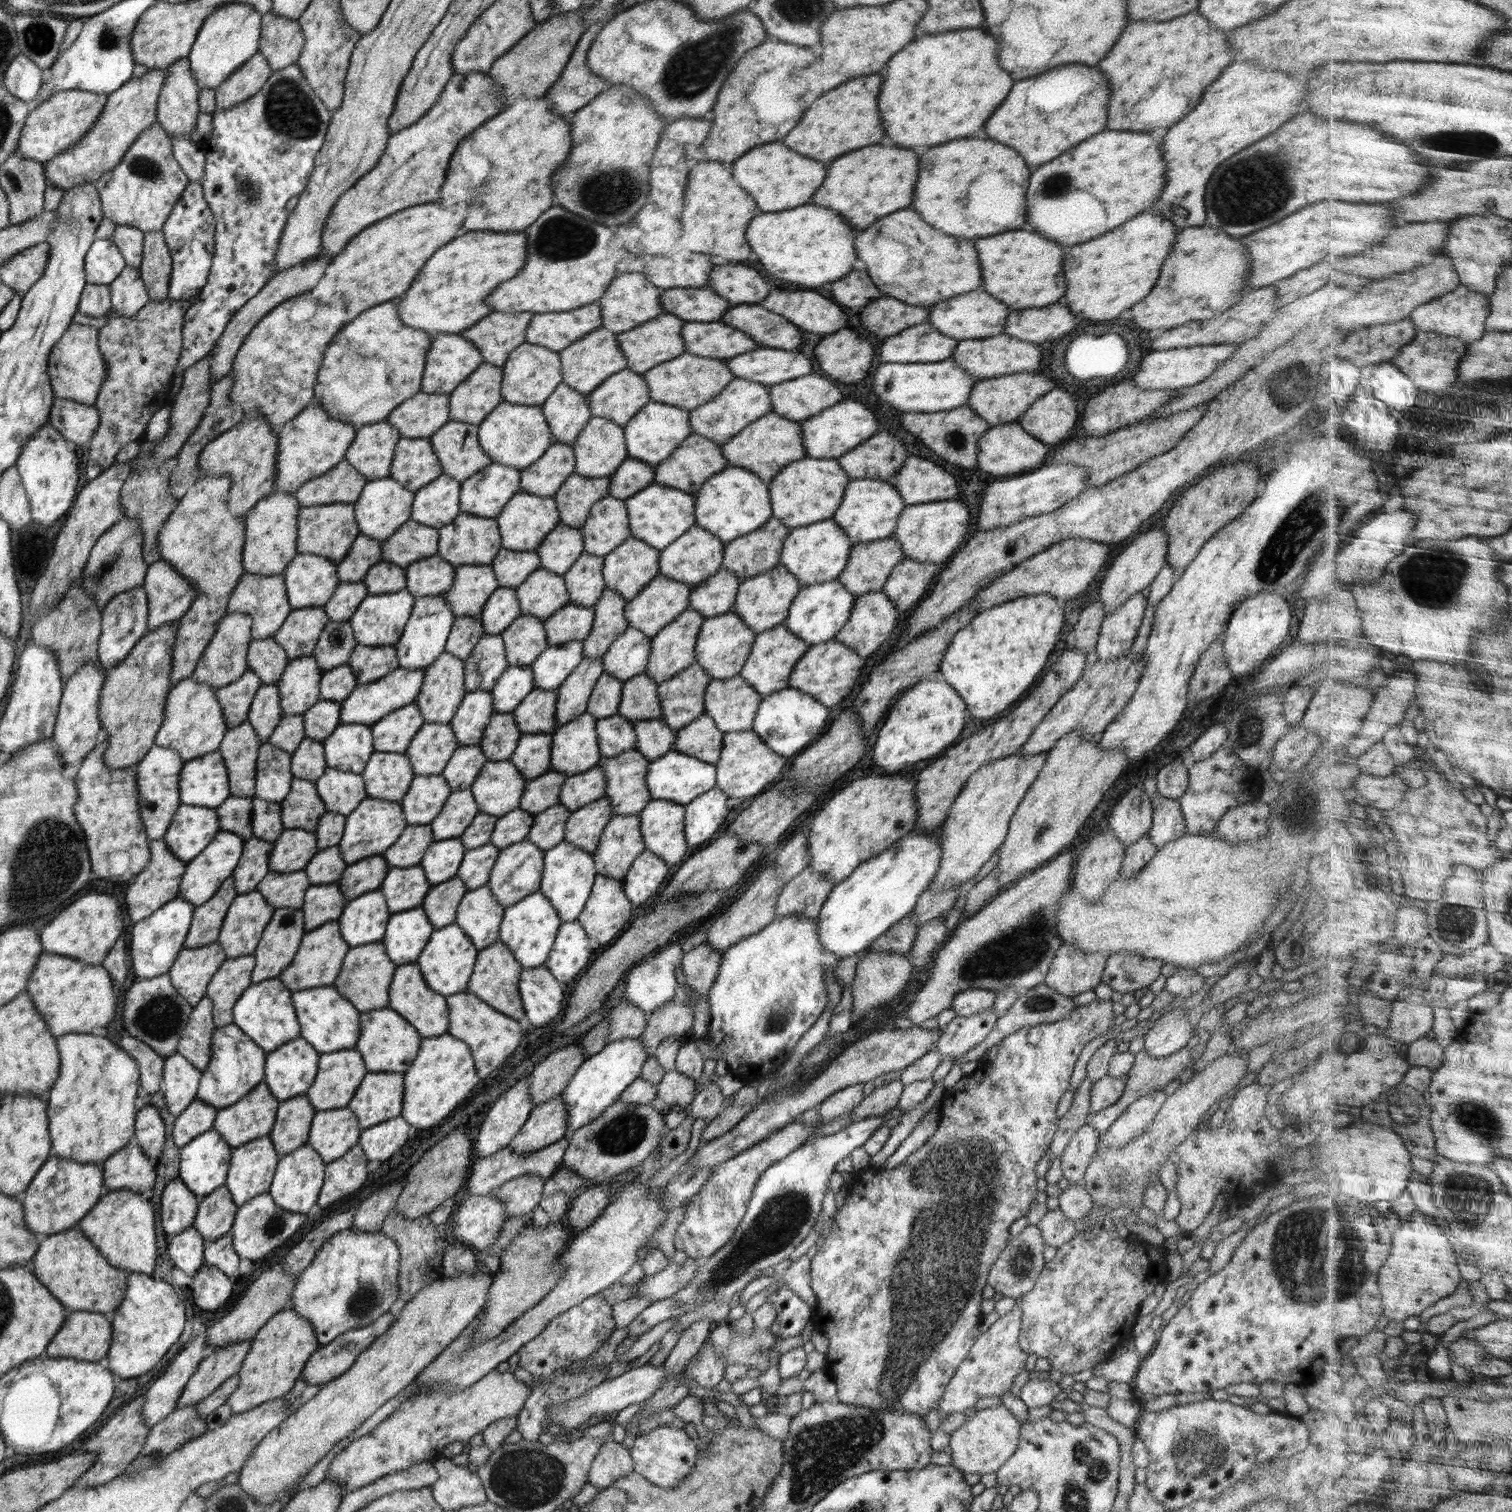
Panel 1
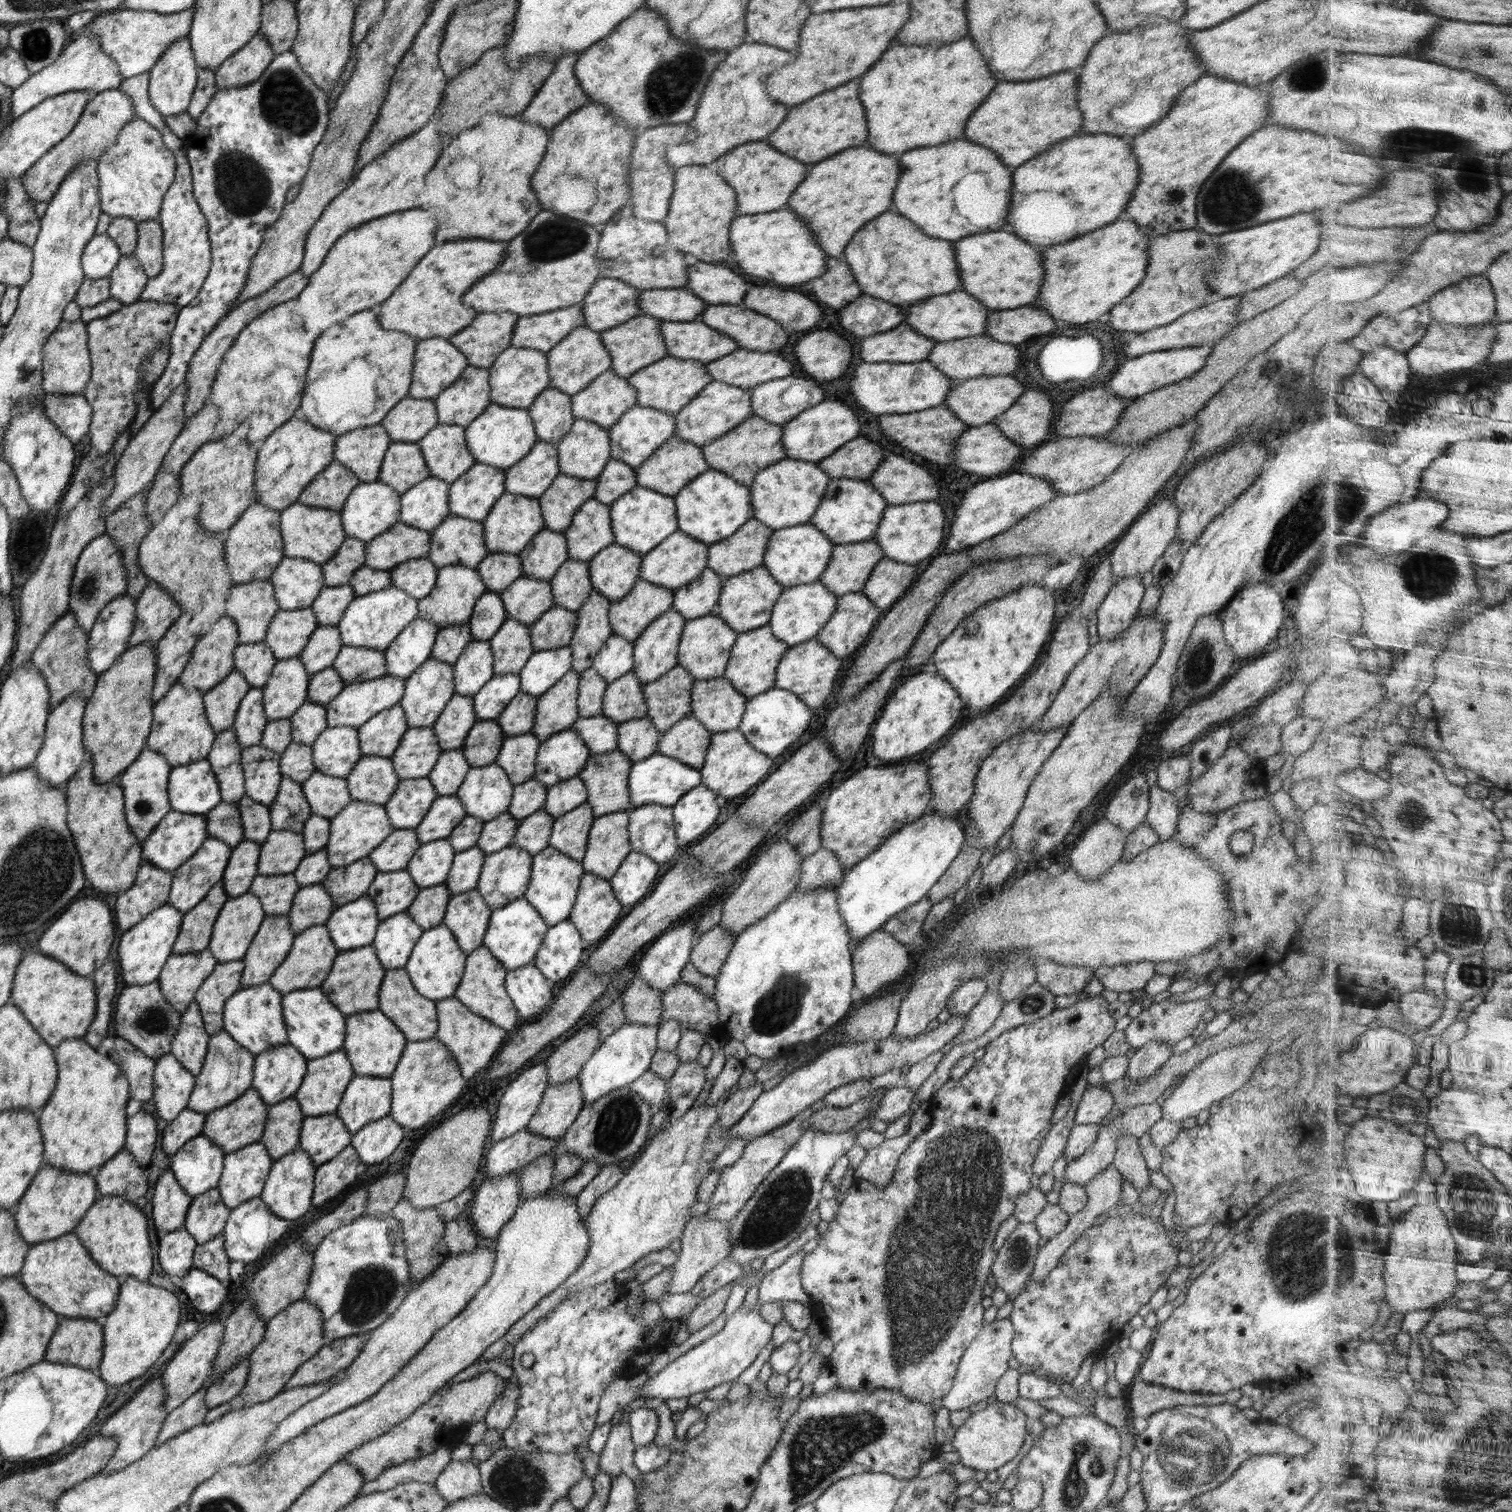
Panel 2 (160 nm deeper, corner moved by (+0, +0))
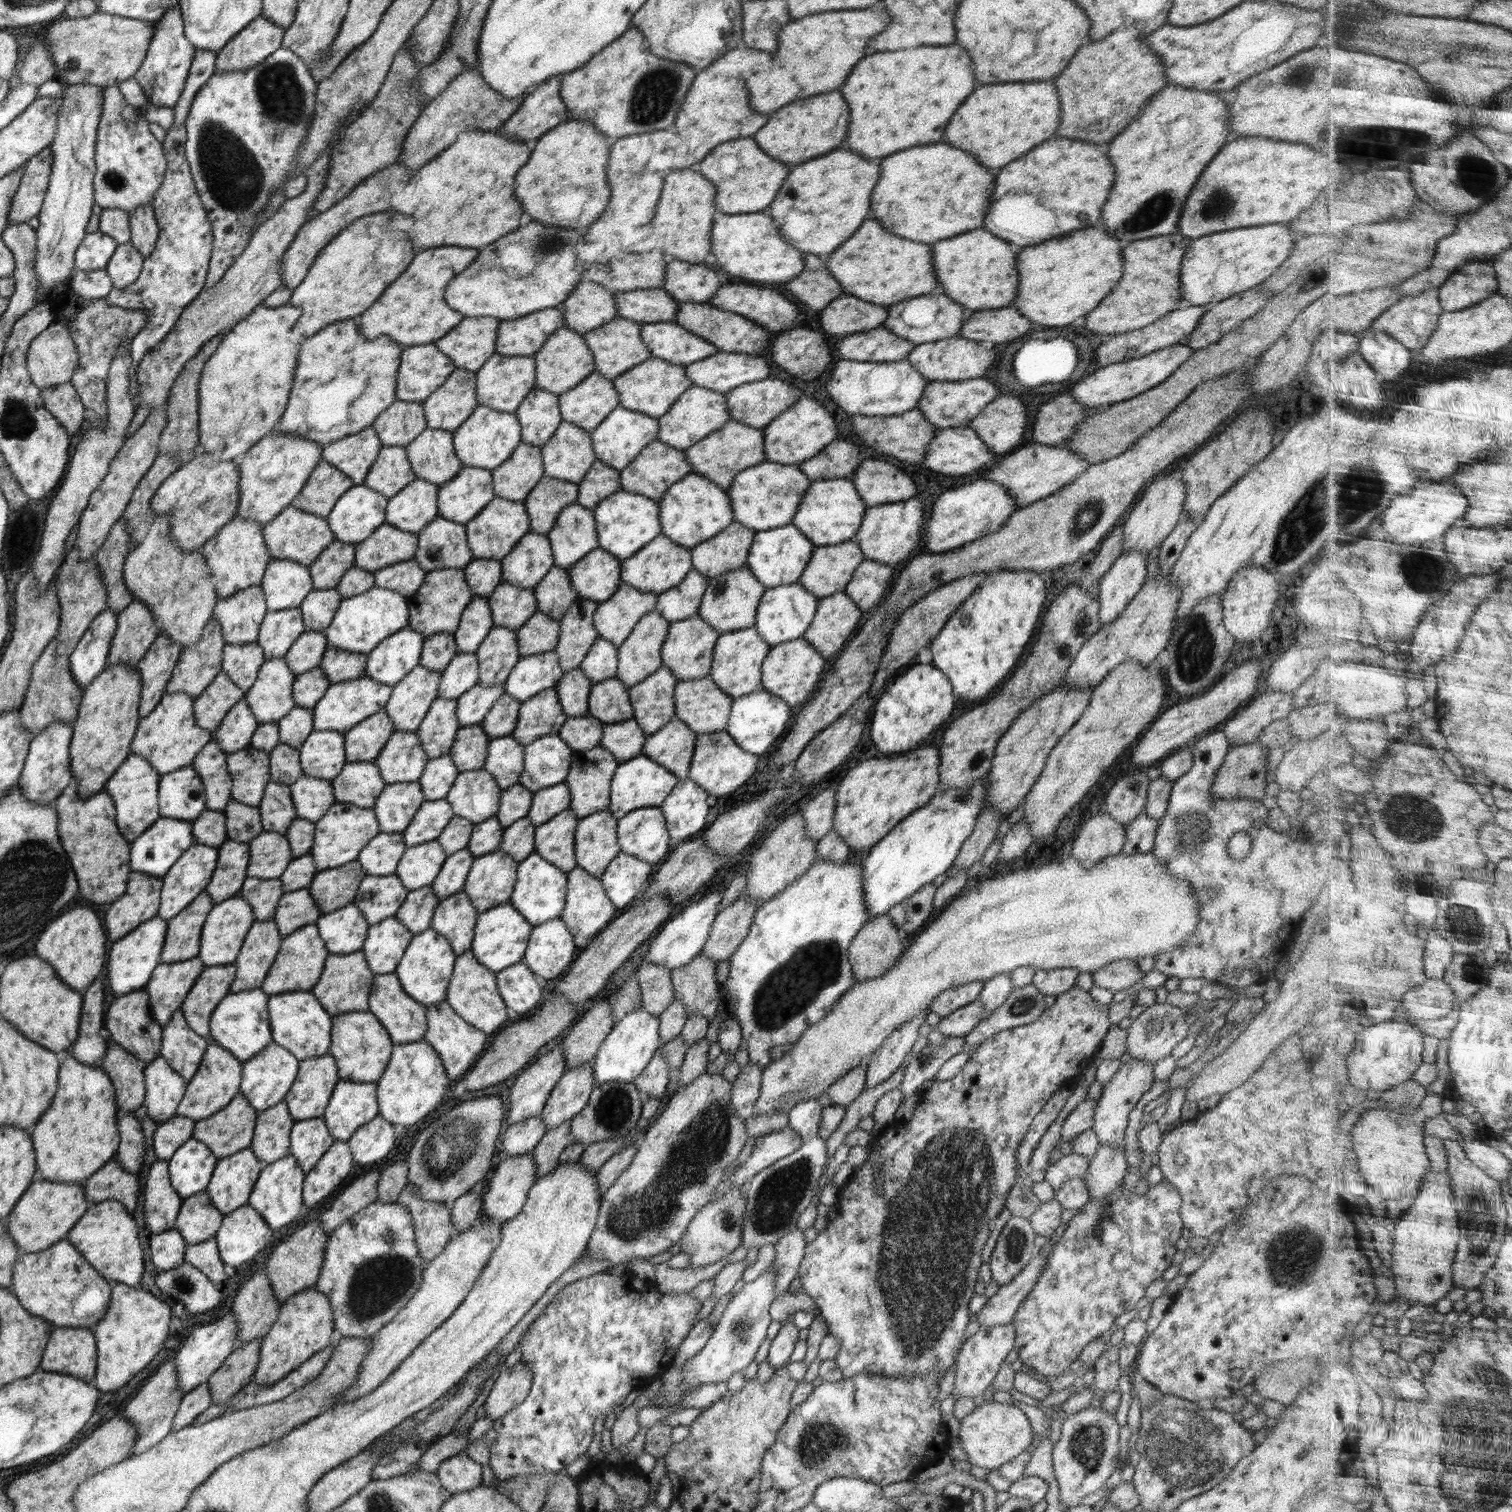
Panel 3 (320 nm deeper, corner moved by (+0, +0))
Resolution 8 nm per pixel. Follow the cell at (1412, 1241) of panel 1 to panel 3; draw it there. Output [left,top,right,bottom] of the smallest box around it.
[1393,1171,1463,1305]

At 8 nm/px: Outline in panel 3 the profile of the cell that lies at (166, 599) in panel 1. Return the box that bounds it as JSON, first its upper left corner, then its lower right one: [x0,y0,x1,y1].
[107,598,160,666]

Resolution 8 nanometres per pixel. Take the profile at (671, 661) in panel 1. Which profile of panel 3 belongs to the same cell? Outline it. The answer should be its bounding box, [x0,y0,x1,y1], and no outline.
[615,610,670,687]

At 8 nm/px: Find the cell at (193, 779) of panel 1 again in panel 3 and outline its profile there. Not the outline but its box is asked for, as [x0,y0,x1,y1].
[157,765,207,822]

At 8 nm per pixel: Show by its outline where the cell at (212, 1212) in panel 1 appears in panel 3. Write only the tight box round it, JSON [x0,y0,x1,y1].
[174,1190,223,1245]

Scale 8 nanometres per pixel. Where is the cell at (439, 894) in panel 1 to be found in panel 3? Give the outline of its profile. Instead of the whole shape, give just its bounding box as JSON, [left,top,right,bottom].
[396,885,440,934]

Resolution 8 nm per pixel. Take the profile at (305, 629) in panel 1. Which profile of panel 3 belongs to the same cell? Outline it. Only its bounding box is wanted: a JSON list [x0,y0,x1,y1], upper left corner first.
[257,607,304,660]

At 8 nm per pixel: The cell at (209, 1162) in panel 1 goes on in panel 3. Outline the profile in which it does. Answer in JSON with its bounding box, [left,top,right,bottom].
[167,1137,219,1199]

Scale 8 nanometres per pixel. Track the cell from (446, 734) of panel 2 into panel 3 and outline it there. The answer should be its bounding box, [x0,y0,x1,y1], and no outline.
[415,698,460,759]

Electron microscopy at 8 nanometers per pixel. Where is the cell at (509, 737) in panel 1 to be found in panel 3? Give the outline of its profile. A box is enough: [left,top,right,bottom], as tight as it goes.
[449,725,490,772]

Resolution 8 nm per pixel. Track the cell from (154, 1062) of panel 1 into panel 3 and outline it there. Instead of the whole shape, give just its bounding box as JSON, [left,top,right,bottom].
[99,1042,147,1113]

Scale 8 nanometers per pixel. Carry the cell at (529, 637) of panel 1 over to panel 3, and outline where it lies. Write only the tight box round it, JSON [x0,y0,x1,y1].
[475,627,522,686]

